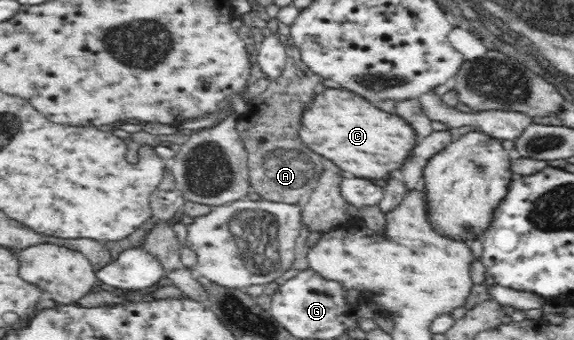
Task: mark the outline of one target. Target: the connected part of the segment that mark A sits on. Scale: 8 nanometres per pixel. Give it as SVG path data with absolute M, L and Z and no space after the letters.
M285 43L287 54L286 65L282 74L268 82L263 93L255 96L248 104L248 111L239 117L236 130L245 143L248 154L249 180L252 191L260 194L263 200L286 204L307 203L308 195L319 184L319 177L323 174L323 156L307 148L299 139L299 129L302 128L302 115L307 106L313 102L317 94L322 94L327 88L323 86L323 77L312 73L303 63L298 47Z

